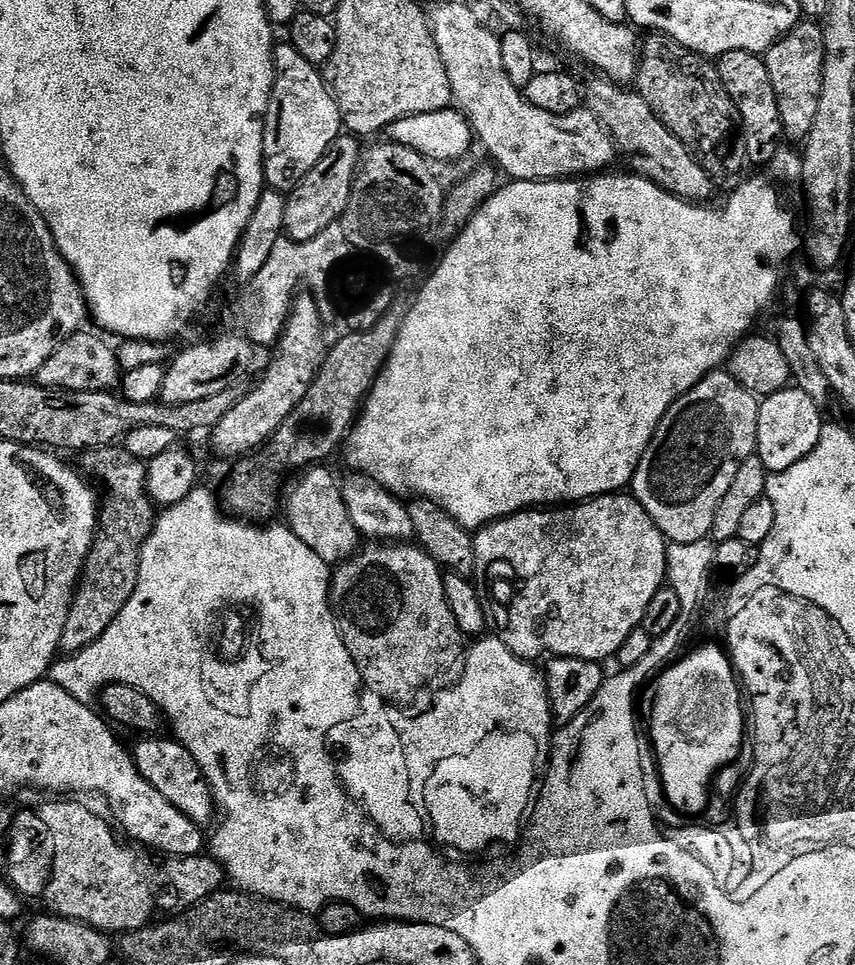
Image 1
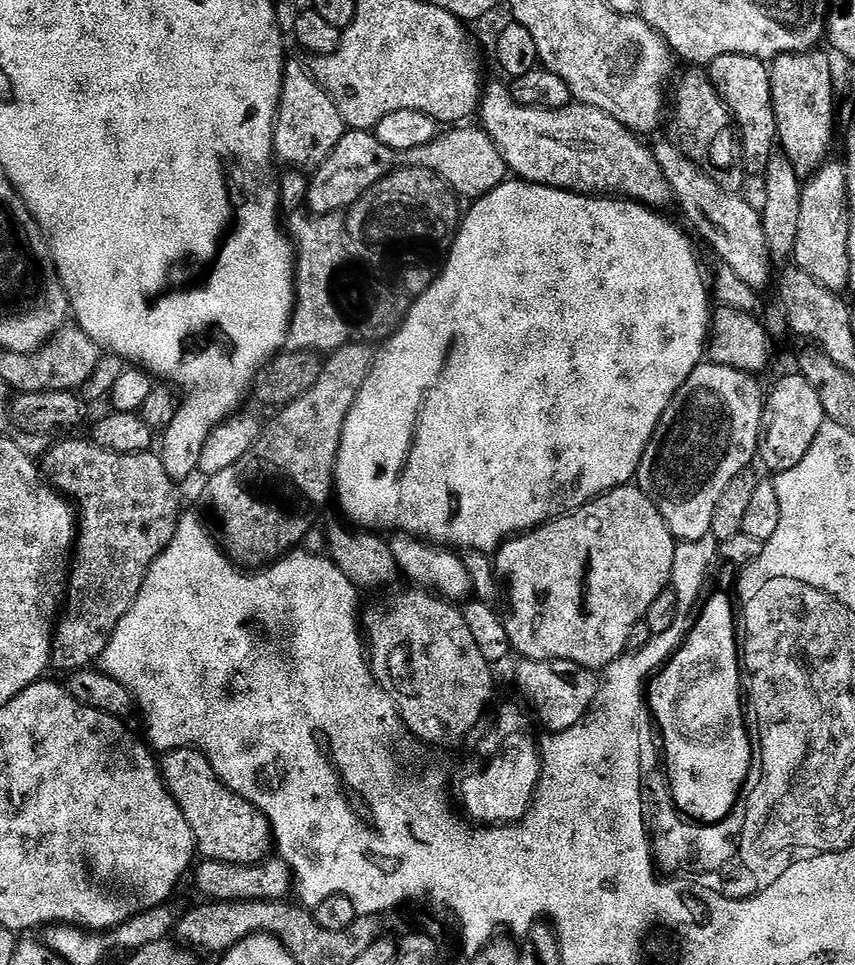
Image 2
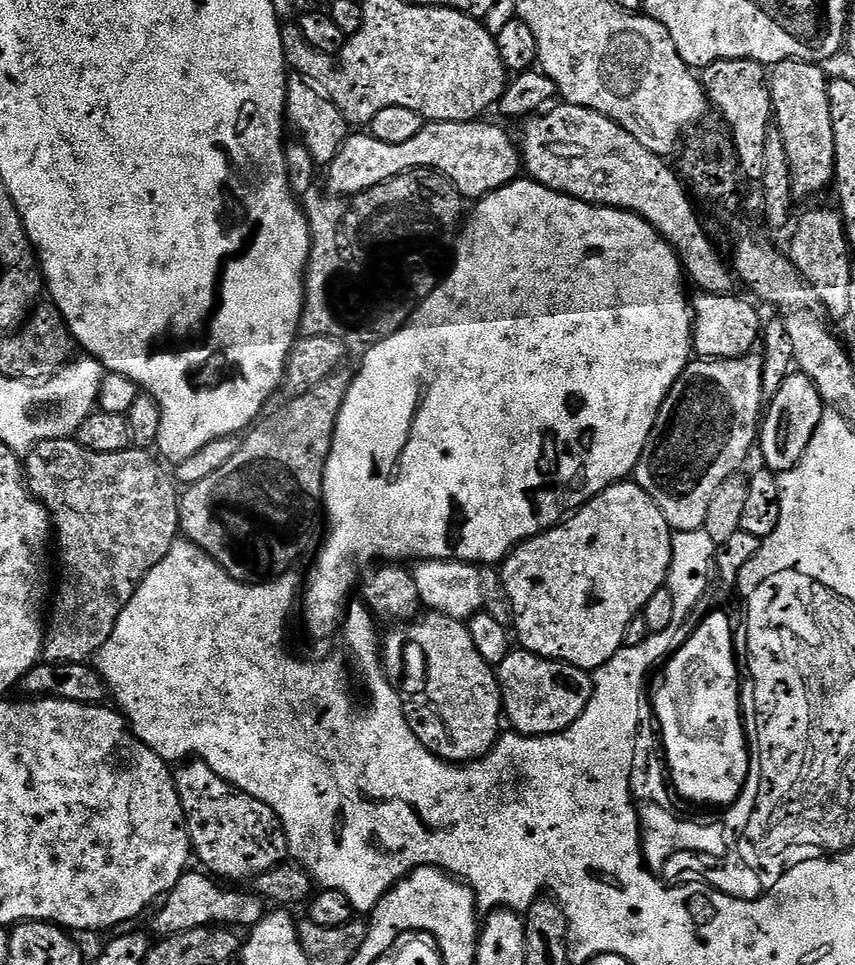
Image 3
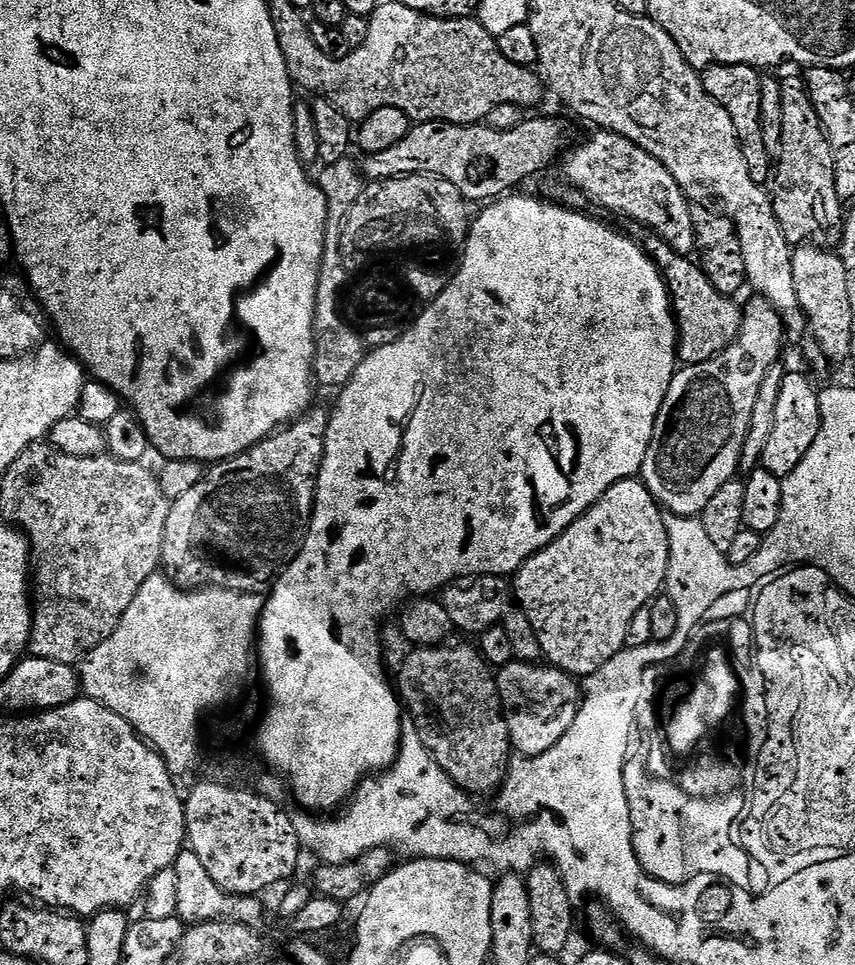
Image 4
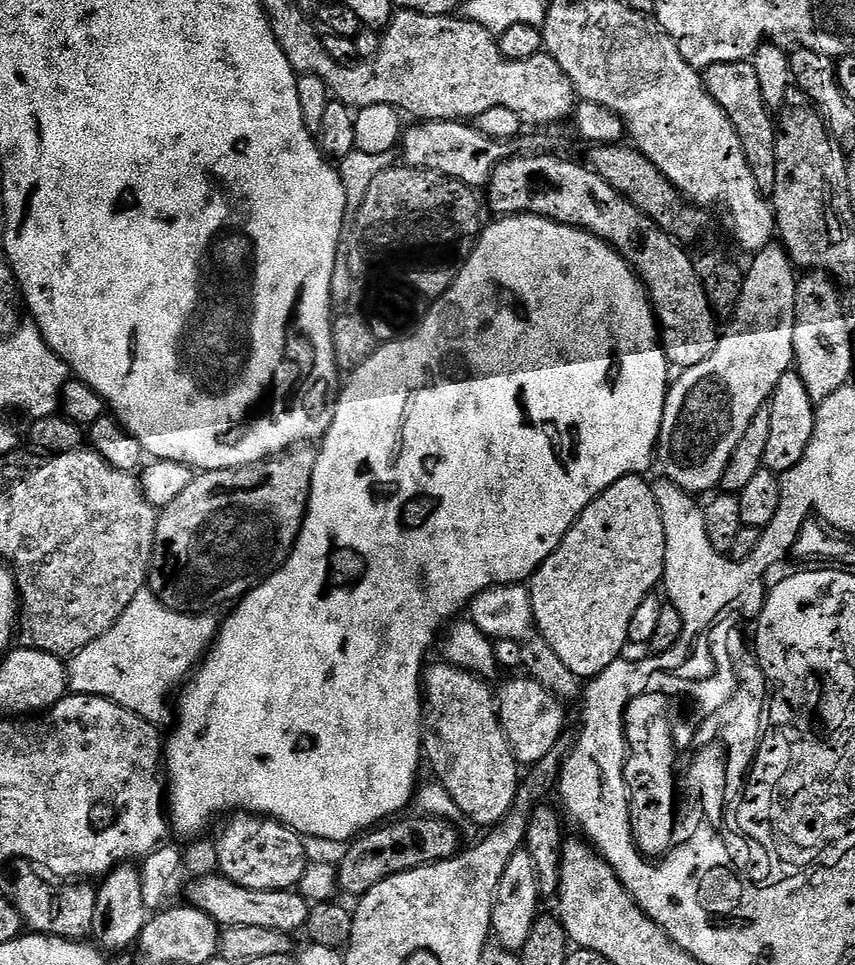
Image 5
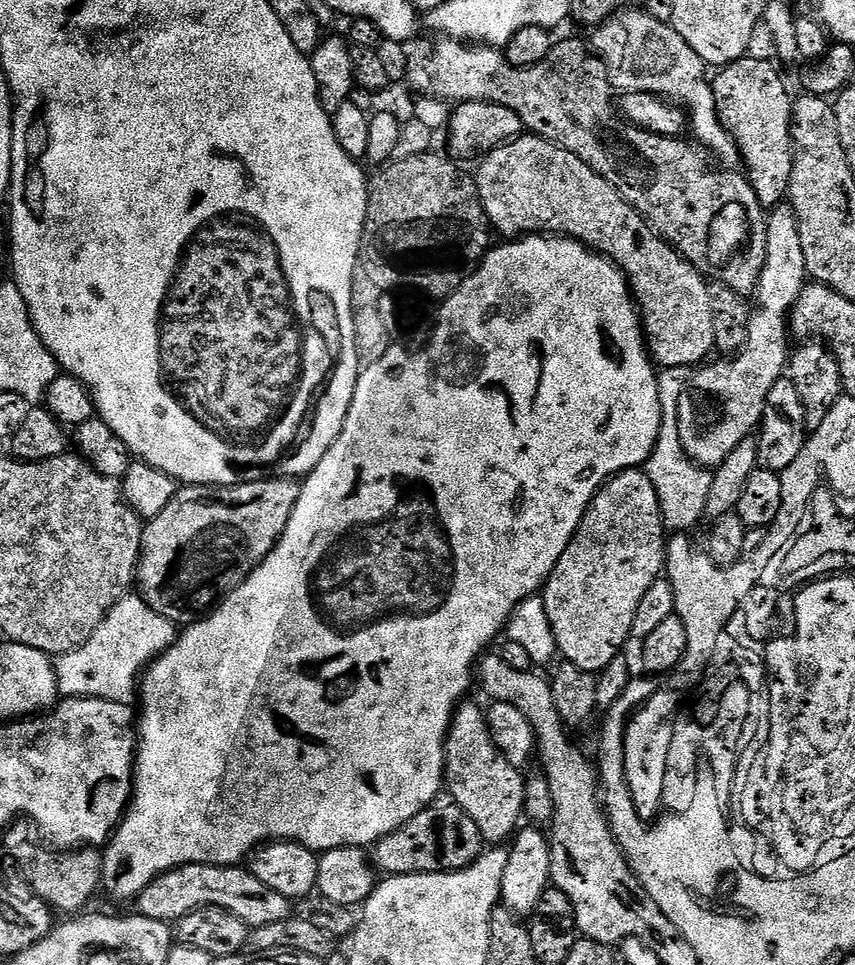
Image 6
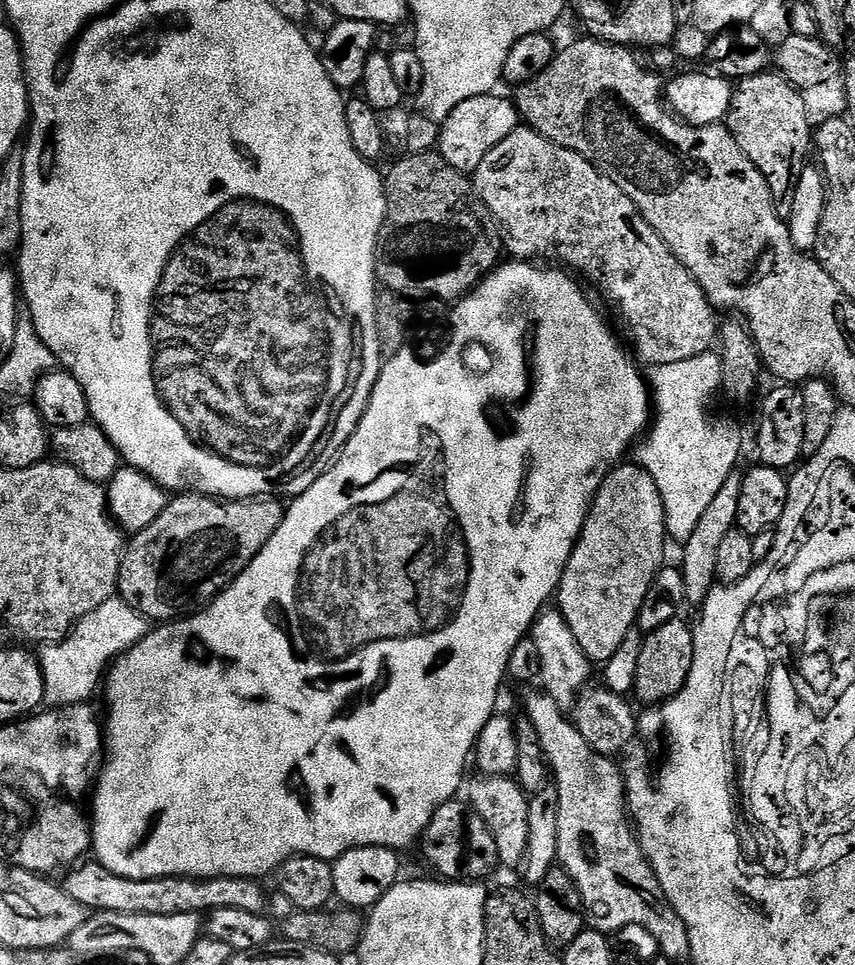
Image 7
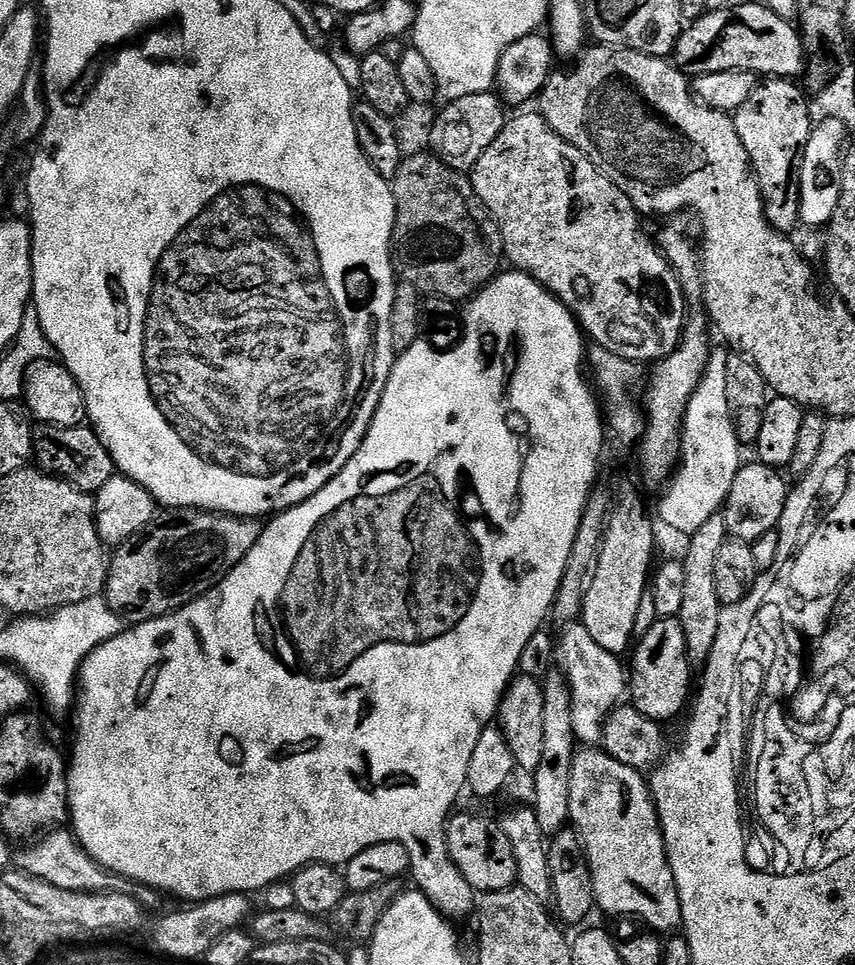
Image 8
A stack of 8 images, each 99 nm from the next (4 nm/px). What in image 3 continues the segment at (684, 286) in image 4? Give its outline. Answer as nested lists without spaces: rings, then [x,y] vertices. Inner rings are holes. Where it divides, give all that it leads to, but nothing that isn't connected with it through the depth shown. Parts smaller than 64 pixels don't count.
[[[700,292],[696,297],[691,297],[694,321],[692,347],[697,357],[705,360],[736,360],[739,356],[749,355],[755,349],[752,347],[761,343],[762,317],[756,313],[757,305],[751,299],[743,300],[736,295],[719,296]]]

